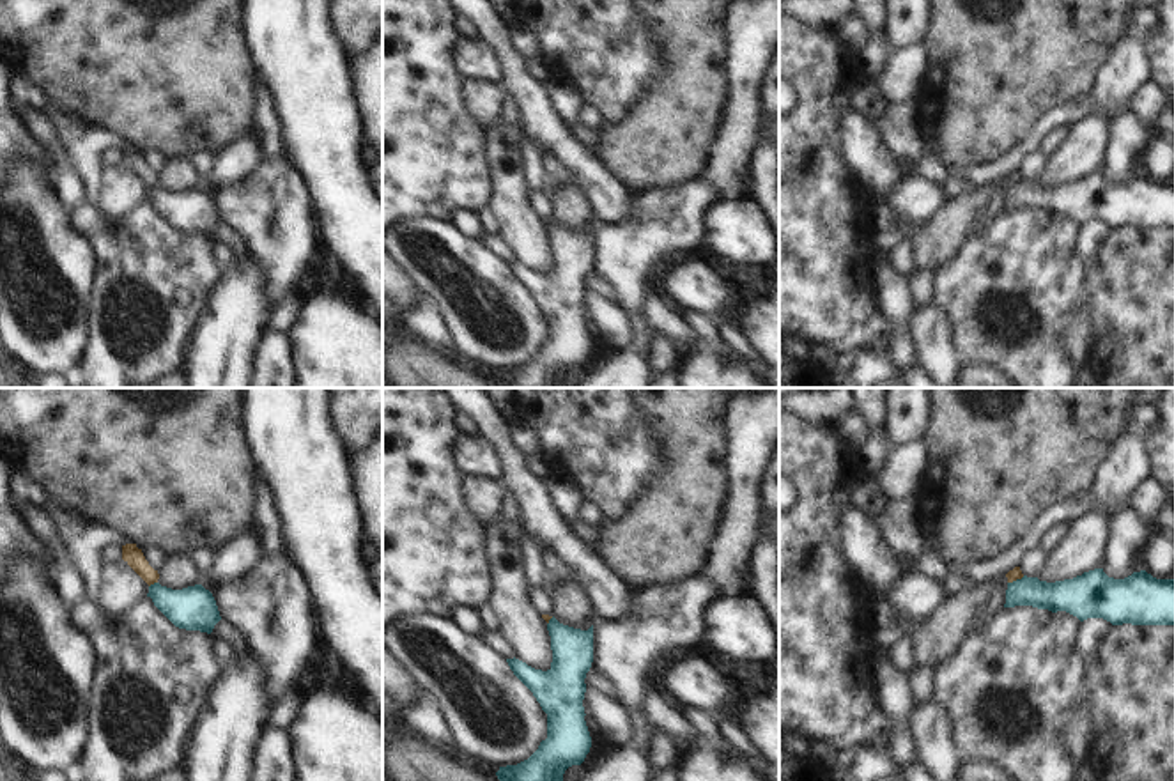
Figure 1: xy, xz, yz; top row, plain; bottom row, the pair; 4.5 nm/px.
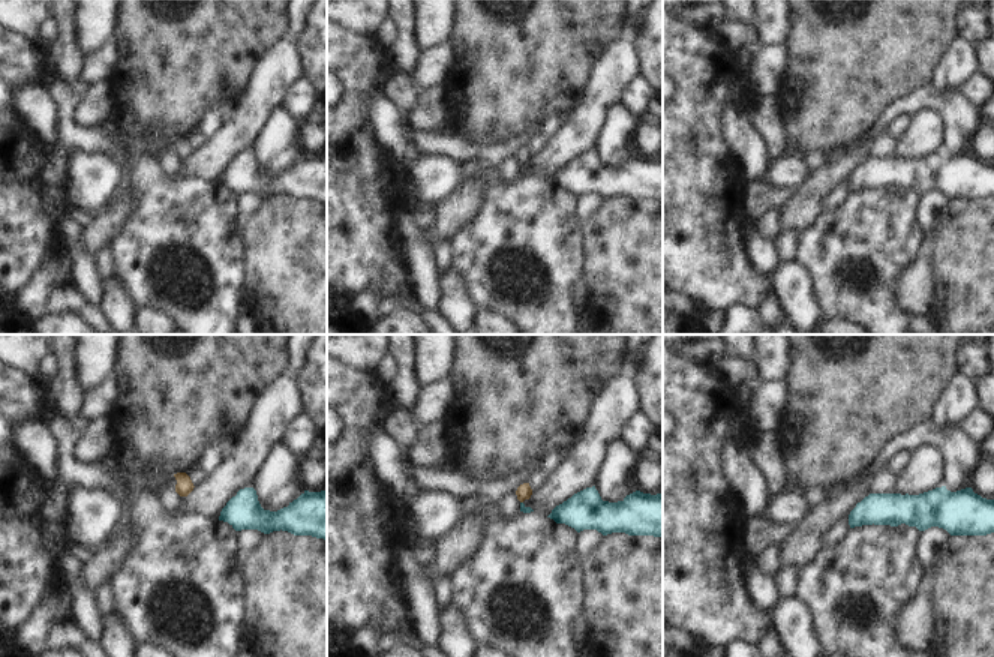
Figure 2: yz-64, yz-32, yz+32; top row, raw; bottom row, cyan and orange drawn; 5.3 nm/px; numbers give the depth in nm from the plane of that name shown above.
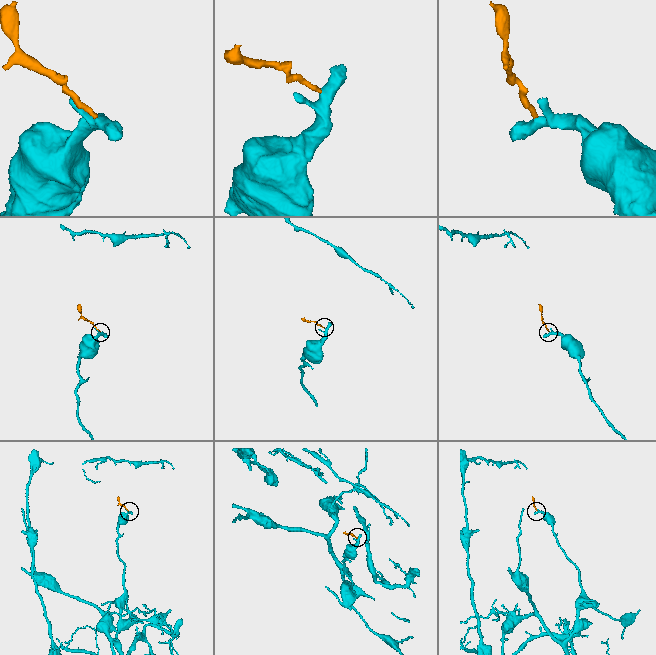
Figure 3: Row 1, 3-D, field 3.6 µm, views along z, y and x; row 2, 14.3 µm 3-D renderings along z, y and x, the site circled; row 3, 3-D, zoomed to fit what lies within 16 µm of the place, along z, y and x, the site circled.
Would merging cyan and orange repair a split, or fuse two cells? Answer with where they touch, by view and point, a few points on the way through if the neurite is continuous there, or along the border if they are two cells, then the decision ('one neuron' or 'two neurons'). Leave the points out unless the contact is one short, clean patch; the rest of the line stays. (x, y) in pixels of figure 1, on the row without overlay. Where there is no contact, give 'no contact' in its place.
contact xy (154, 186); border xy (156, 185), (149, 190); two neurons

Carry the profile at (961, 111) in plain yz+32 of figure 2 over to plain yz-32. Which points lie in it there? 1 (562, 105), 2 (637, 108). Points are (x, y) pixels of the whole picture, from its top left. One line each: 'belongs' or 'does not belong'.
1: belongs
2: does not belong

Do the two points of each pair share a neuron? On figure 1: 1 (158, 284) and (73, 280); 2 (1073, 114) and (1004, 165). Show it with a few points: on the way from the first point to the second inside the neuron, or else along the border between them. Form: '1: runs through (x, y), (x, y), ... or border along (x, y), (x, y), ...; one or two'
1: border along (89, 239), (94, 278), (89, 317), (85, 321); two
2: runs through (1056, 119), (1022, 151); one

